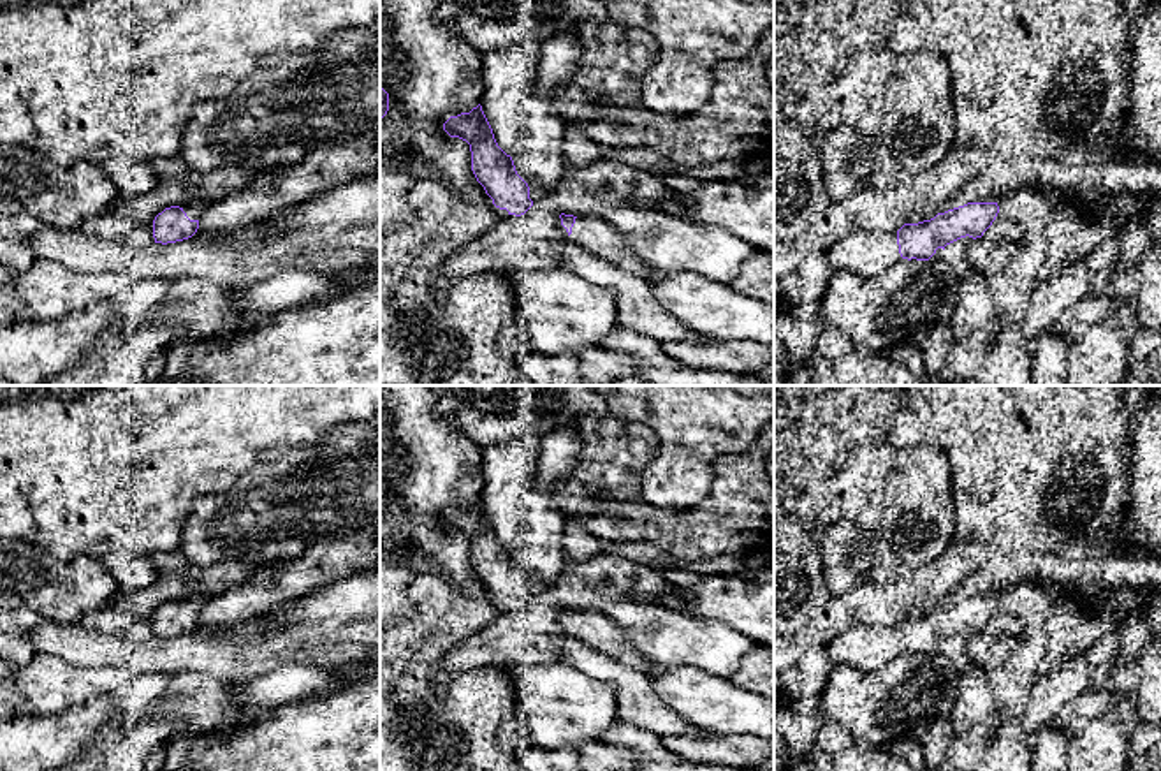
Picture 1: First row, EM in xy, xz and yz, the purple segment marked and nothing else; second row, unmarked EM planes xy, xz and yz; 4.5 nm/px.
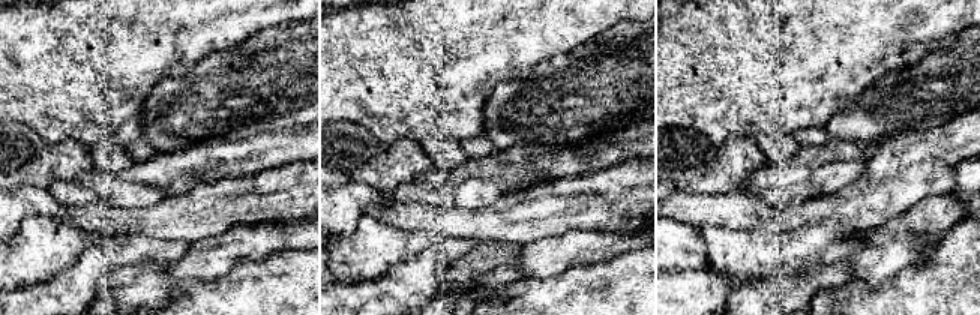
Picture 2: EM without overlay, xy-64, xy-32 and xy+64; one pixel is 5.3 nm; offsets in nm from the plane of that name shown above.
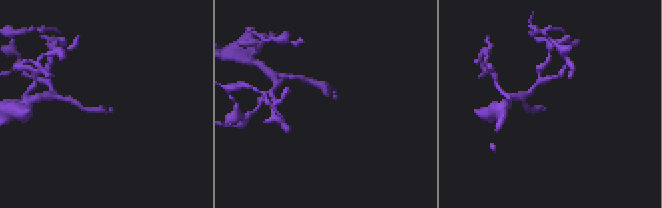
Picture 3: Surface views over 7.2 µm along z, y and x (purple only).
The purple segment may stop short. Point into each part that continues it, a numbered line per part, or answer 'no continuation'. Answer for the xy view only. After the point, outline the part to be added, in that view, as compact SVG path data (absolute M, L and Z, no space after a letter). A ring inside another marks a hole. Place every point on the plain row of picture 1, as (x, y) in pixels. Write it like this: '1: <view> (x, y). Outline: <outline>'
1: xy (194, 604). Outline: M201 590L201 591L195 593L194 597L185 598L185 600L183 600L183 606L186 607L186 611L188 611L190 614L199 614L199 613L202 611L204 604L206 604L211 597L213 597L211 593Z

